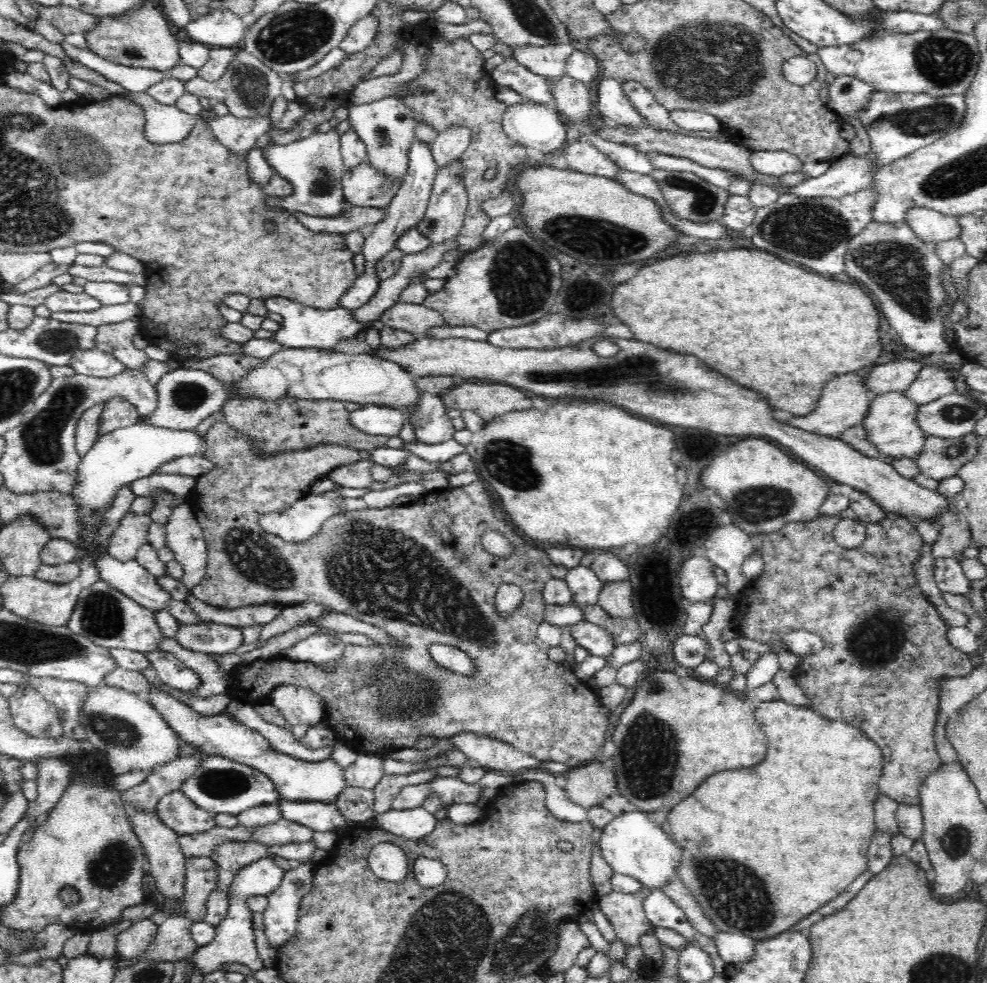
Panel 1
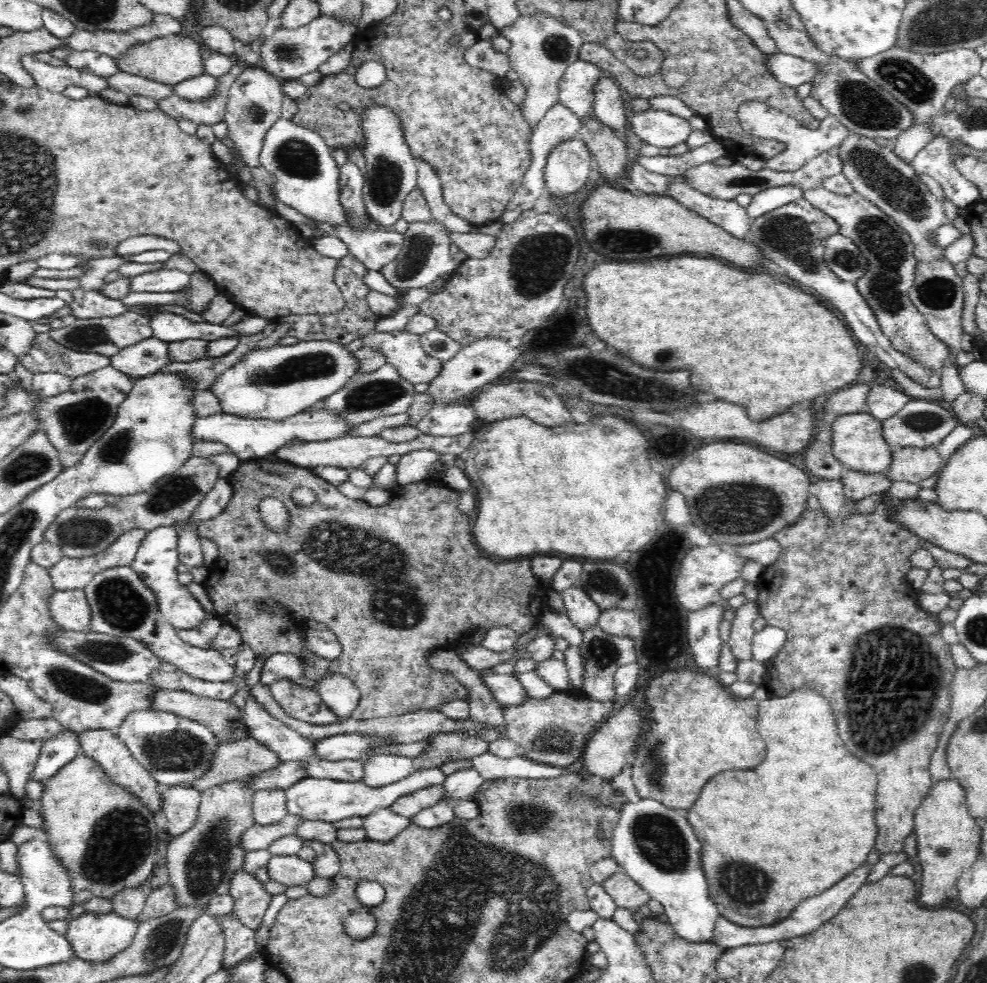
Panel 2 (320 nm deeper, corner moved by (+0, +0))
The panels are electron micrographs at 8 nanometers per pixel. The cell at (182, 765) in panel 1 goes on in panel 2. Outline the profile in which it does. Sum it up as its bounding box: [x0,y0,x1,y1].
[189,736,280,791]

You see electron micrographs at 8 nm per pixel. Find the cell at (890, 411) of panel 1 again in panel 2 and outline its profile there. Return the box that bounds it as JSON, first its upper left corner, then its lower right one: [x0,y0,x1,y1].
[830,412,892,473]

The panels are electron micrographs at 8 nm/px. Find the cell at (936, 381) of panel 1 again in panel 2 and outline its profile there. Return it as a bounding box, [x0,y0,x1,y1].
[866,386,912,421]

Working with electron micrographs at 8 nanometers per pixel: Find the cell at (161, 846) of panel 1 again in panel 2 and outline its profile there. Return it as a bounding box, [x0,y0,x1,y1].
[79,729,162,815]

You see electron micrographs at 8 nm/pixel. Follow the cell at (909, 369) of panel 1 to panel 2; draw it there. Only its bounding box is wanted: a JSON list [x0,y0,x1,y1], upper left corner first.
[824,384,870,414]

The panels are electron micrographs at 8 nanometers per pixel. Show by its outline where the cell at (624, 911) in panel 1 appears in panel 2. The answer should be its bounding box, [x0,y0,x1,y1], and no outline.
[602,868,651,914]

